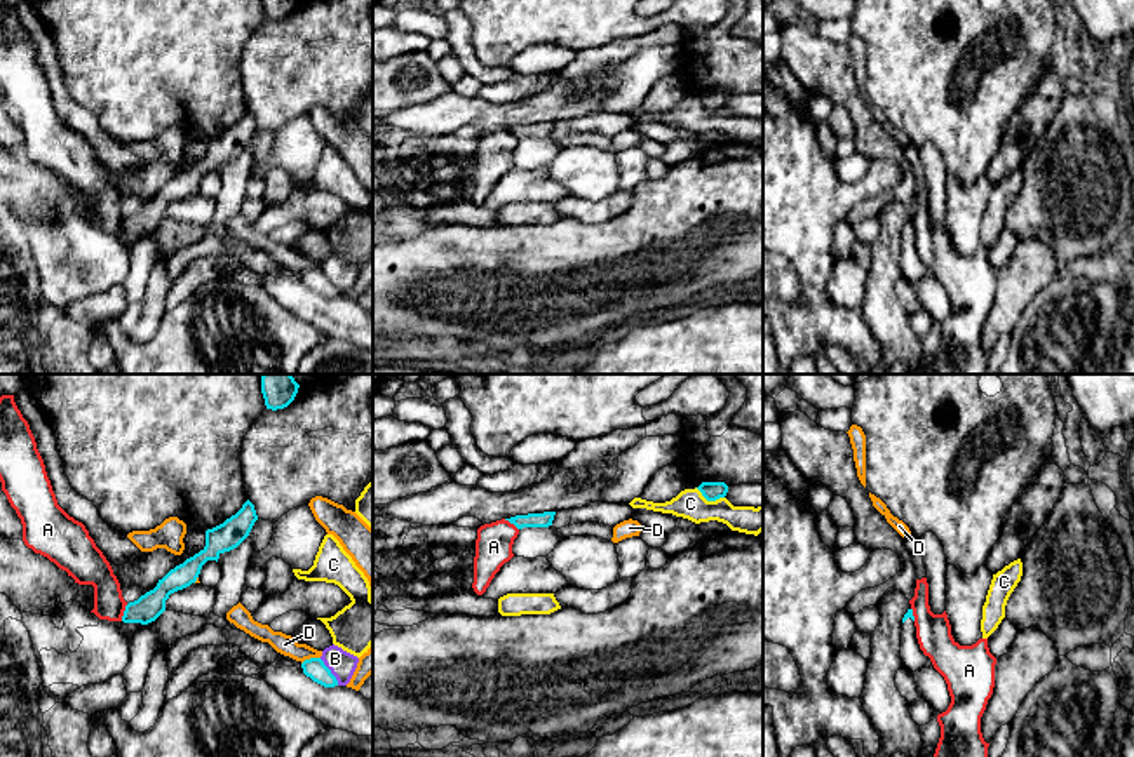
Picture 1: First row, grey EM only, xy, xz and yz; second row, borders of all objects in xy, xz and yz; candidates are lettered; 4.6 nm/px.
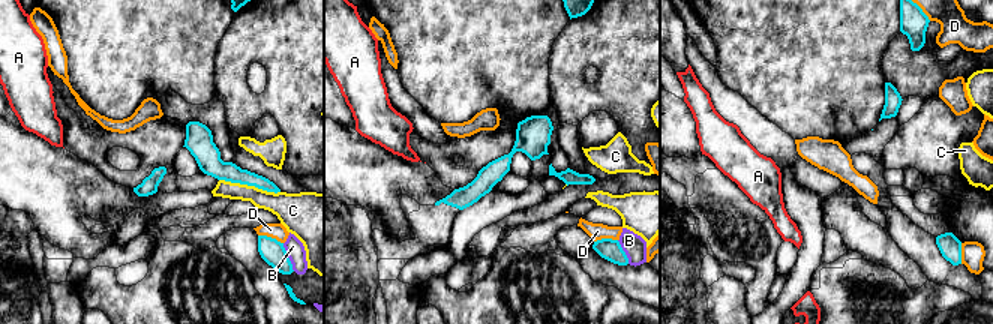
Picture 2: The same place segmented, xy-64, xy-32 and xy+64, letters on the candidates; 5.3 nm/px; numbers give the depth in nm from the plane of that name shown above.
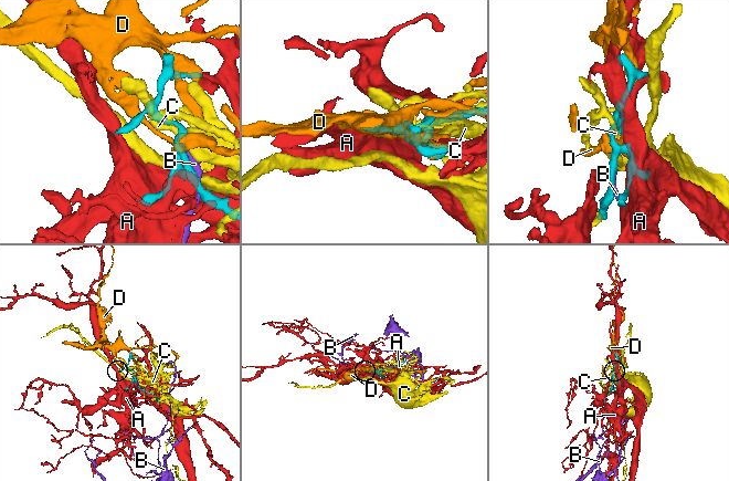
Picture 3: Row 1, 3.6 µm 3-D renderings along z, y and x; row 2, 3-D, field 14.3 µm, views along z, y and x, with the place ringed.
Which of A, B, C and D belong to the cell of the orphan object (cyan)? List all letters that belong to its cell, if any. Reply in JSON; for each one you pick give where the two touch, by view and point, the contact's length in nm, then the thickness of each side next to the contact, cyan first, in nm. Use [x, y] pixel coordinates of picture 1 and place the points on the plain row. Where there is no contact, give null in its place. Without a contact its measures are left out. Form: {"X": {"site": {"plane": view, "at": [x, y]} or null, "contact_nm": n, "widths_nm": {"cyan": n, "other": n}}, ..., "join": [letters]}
{"join": []}

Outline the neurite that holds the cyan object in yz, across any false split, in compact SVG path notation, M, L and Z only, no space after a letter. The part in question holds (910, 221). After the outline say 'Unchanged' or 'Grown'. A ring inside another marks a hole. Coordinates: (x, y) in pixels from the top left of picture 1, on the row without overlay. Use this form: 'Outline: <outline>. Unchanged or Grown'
Outline: M908 219L908 223L902 228L902 233L904 233L901 242L902 277L908 278L909 282L934 277L930 268L925 266L923 261L920 259L913 219Z. Grown

